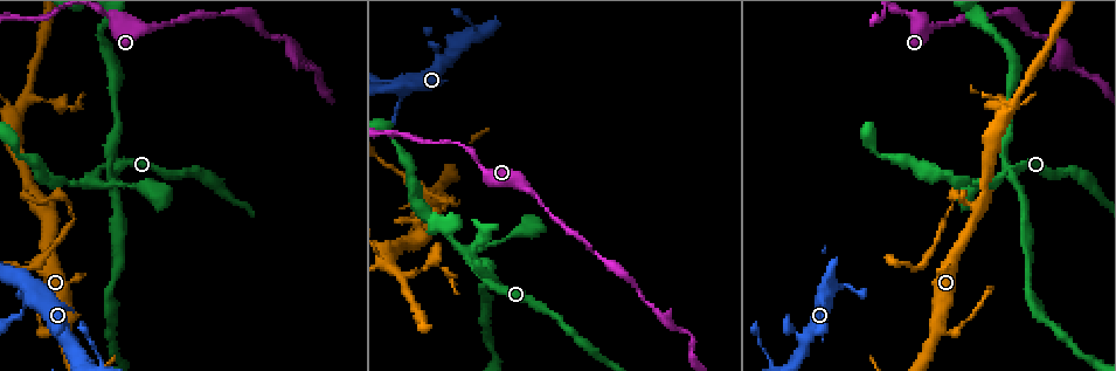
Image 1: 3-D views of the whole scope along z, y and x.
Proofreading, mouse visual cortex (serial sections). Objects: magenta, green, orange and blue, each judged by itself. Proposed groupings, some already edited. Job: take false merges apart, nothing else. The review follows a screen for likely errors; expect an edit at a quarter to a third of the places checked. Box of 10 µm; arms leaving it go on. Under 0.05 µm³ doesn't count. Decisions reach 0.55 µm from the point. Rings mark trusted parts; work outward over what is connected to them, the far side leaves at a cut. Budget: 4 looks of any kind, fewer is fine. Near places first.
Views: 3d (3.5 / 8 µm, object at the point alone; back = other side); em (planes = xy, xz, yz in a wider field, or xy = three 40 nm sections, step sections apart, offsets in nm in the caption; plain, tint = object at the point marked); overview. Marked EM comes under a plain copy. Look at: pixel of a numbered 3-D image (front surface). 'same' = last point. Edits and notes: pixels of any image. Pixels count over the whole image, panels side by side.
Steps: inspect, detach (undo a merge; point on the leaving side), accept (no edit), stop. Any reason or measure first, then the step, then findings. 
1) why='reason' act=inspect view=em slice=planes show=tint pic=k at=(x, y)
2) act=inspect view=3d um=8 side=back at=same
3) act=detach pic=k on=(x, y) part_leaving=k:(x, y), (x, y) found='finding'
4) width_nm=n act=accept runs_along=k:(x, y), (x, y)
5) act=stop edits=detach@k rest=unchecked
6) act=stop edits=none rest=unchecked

act=inspect view=3d um=3.5 pic=1 at=(25, 99)

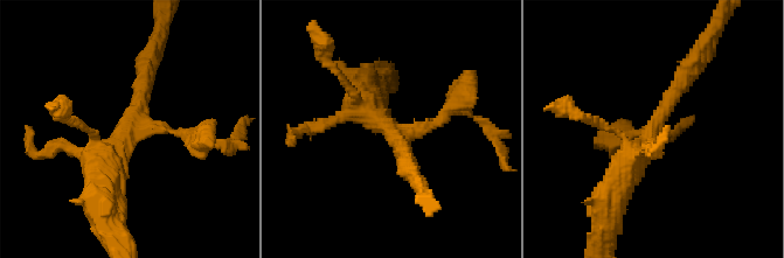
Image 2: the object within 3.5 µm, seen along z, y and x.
arms=3 arm_widths_nm=150,250,400 act=inspect view=em slice=xy step=2 show=tint pic=2 at=(654, 125)

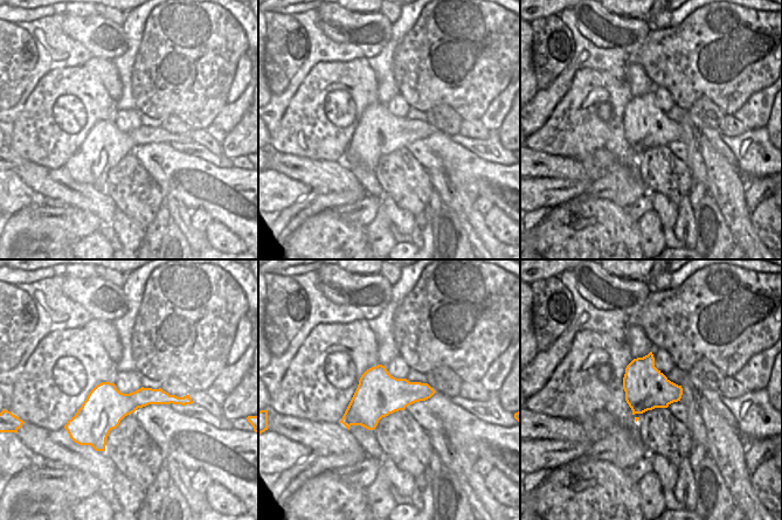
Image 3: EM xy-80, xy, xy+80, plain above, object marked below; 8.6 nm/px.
act=accept runs_along=2:(616, 186), (696, 61) found='one cell here'

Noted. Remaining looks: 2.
why='sharp bend' act=inspect view=3d um=3.5 pic=1 at=(109, 177)

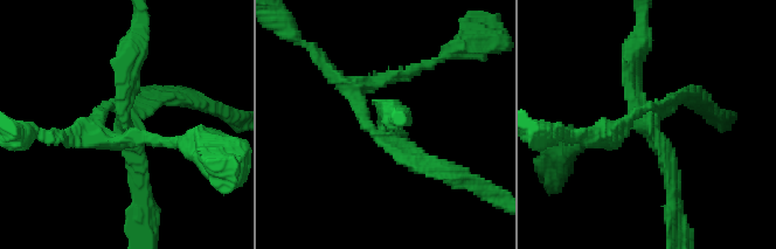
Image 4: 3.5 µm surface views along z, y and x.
arms=3 arm_widths_nm=200,200,250 why='shape alone is not enough' act=inspect view=em slice=xy step=1 show=tint pic=4 at=(652, 123)

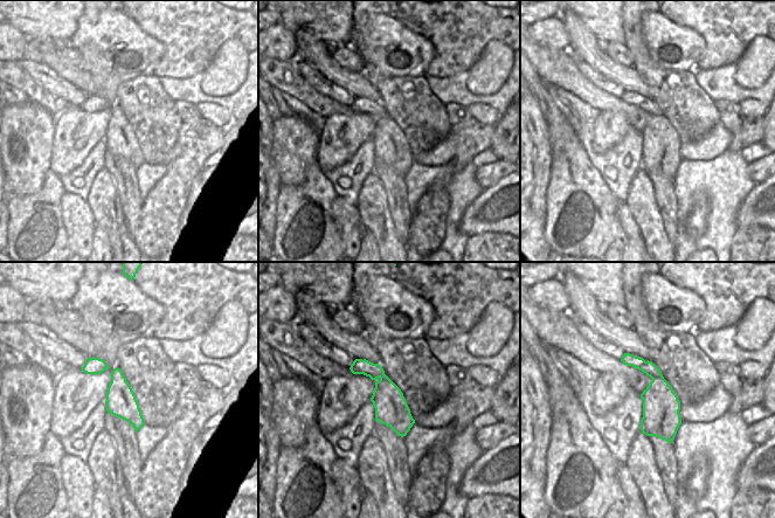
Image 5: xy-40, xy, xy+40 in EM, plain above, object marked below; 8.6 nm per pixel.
act=detach pic=4 on=(118, 77) part_leaving=4:(656, 117), (677, 225) found='two cells meet here'

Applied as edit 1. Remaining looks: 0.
act=stop edits=detach@4 rest=unchecked

